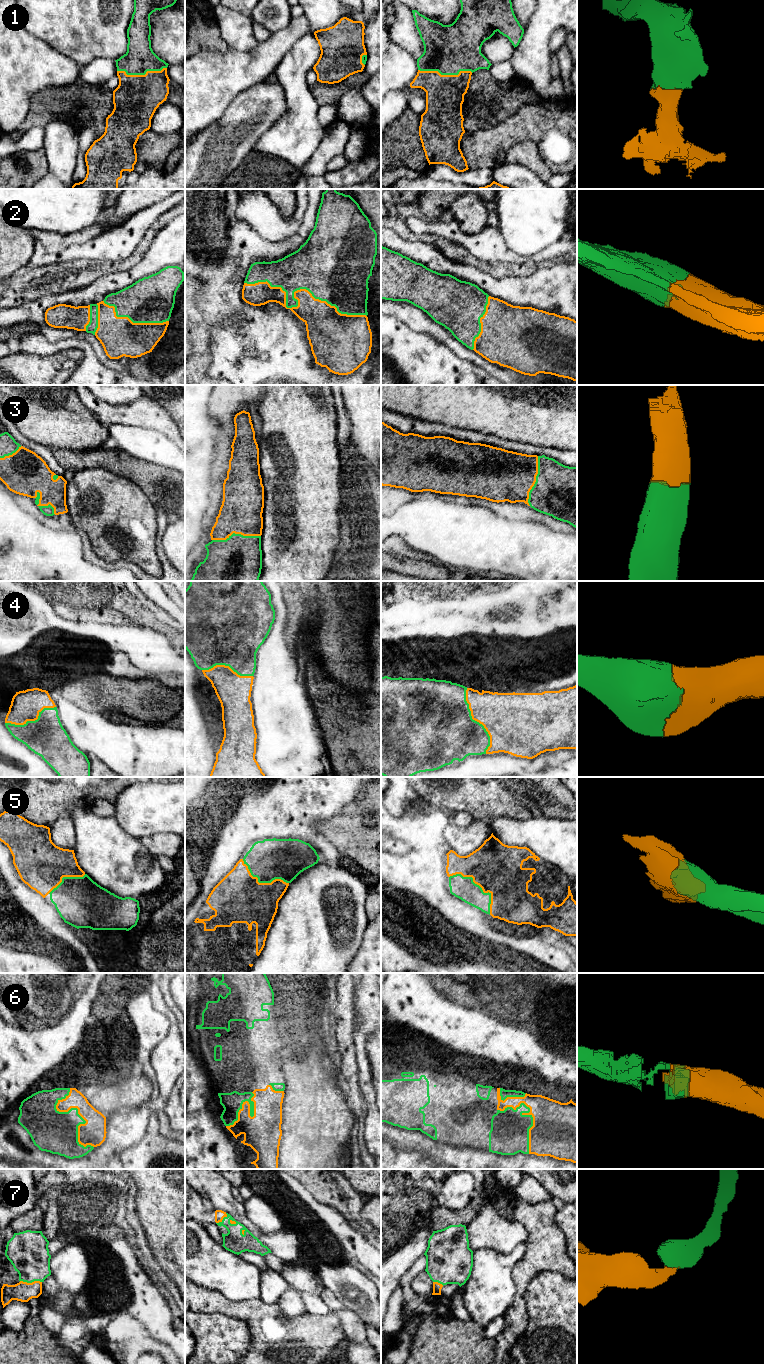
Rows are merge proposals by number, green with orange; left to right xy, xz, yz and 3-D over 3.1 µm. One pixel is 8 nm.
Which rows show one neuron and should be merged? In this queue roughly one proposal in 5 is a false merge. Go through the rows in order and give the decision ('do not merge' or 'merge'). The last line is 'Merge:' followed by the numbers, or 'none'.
1: merge
2: merge
3: merge
4: merge
5: merge
6: merge
7: merge
Merge: 1, 2, 3, 4, 5, 6, 7

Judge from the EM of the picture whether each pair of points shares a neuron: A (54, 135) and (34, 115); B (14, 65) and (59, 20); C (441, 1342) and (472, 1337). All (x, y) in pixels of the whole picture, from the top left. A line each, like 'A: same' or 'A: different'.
A: different
B: different
C: same

